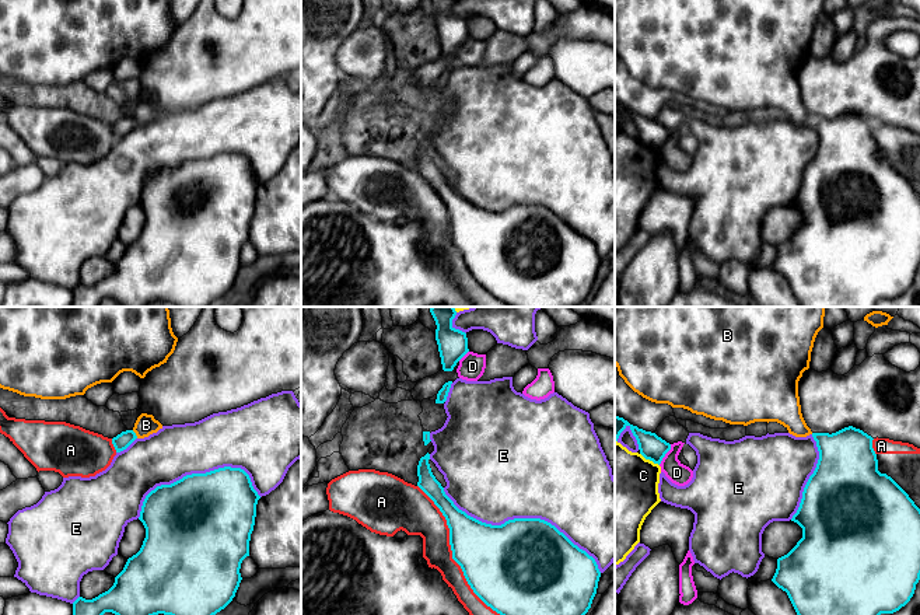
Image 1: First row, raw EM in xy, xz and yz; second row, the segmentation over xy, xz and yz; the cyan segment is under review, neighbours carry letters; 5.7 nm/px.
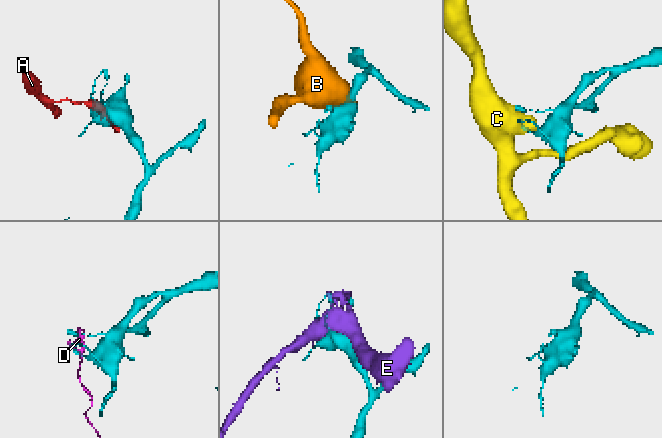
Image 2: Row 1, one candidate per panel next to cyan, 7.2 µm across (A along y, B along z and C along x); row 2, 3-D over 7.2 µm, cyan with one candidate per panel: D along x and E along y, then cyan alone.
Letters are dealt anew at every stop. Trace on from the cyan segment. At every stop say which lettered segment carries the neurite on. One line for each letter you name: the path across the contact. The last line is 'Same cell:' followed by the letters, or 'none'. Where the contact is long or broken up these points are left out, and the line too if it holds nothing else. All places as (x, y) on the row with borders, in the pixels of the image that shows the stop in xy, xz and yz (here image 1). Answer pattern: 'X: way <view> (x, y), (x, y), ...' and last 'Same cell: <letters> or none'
Same cell: none

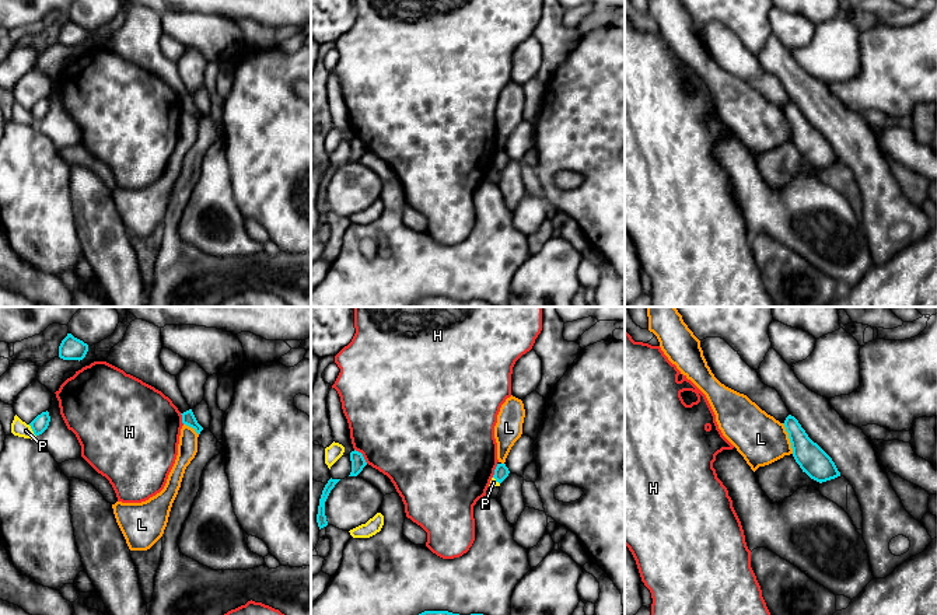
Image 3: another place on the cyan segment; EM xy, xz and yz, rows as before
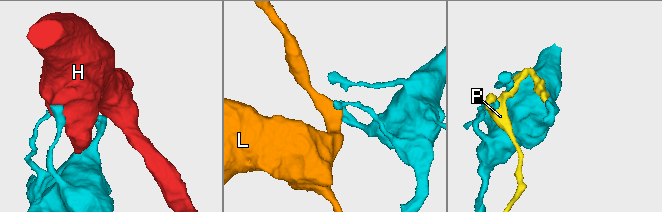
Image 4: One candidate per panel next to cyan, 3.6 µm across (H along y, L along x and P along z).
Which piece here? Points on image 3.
Same cell: none

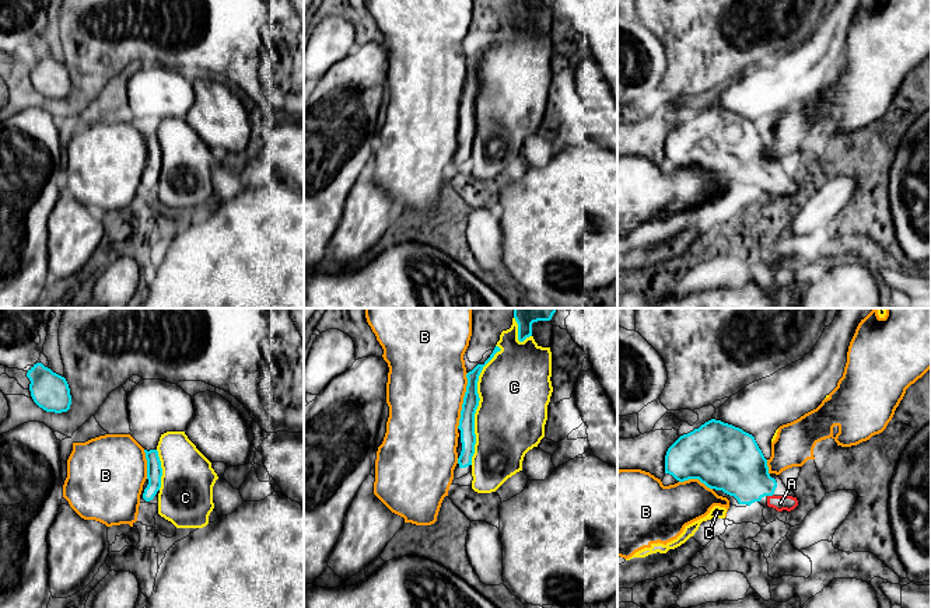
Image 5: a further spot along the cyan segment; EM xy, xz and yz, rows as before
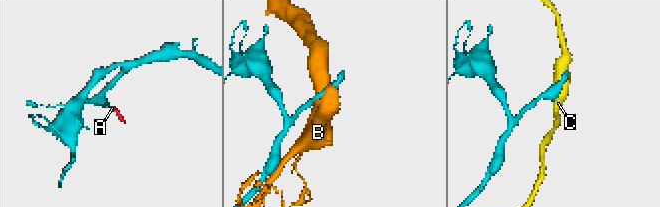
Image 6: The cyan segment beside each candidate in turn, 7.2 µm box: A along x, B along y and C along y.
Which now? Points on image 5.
A: way yz (737, 467), (770, 495), (780, 503)
Same cell: A

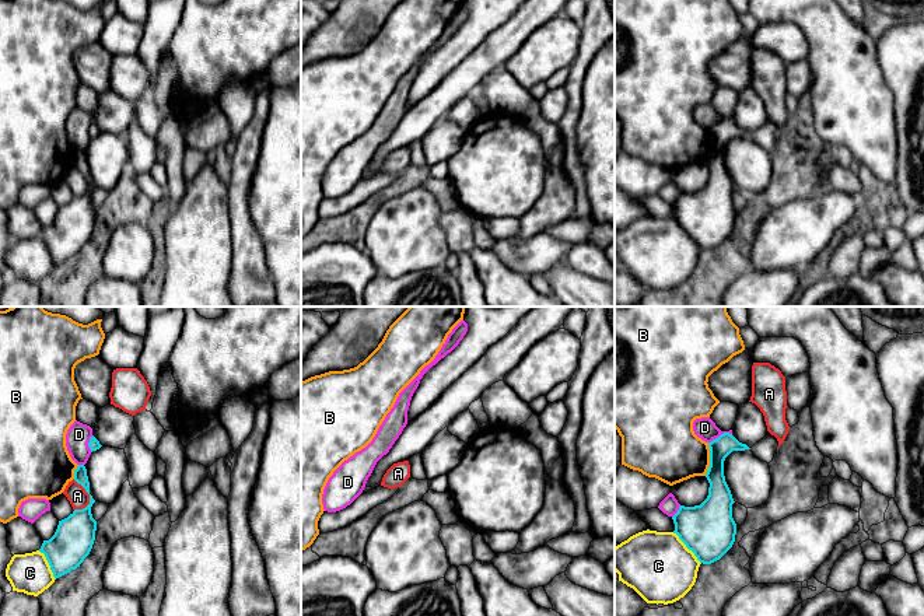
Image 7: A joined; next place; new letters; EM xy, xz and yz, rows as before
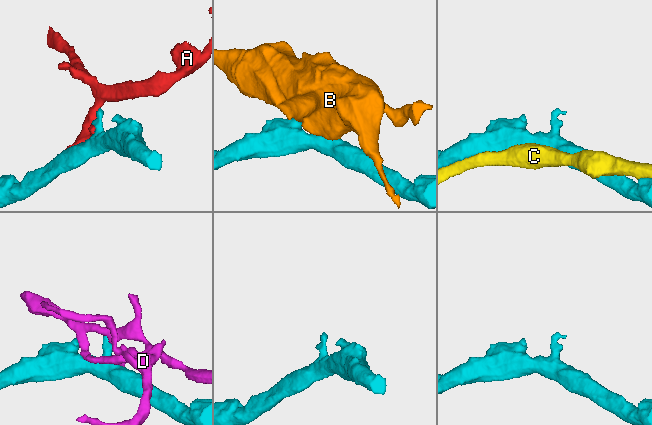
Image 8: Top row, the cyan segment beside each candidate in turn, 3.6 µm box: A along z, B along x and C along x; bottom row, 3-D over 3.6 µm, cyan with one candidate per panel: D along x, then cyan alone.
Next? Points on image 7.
Same cell: none

